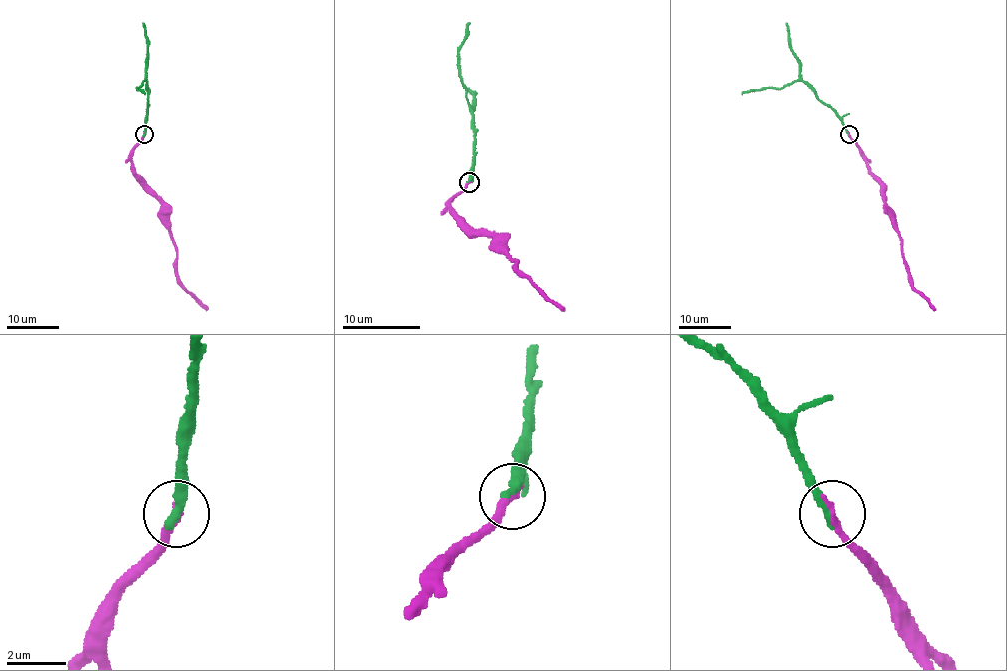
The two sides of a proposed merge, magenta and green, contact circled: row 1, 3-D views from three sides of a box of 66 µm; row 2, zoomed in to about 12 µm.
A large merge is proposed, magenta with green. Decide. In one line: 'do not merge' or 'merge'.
merge

